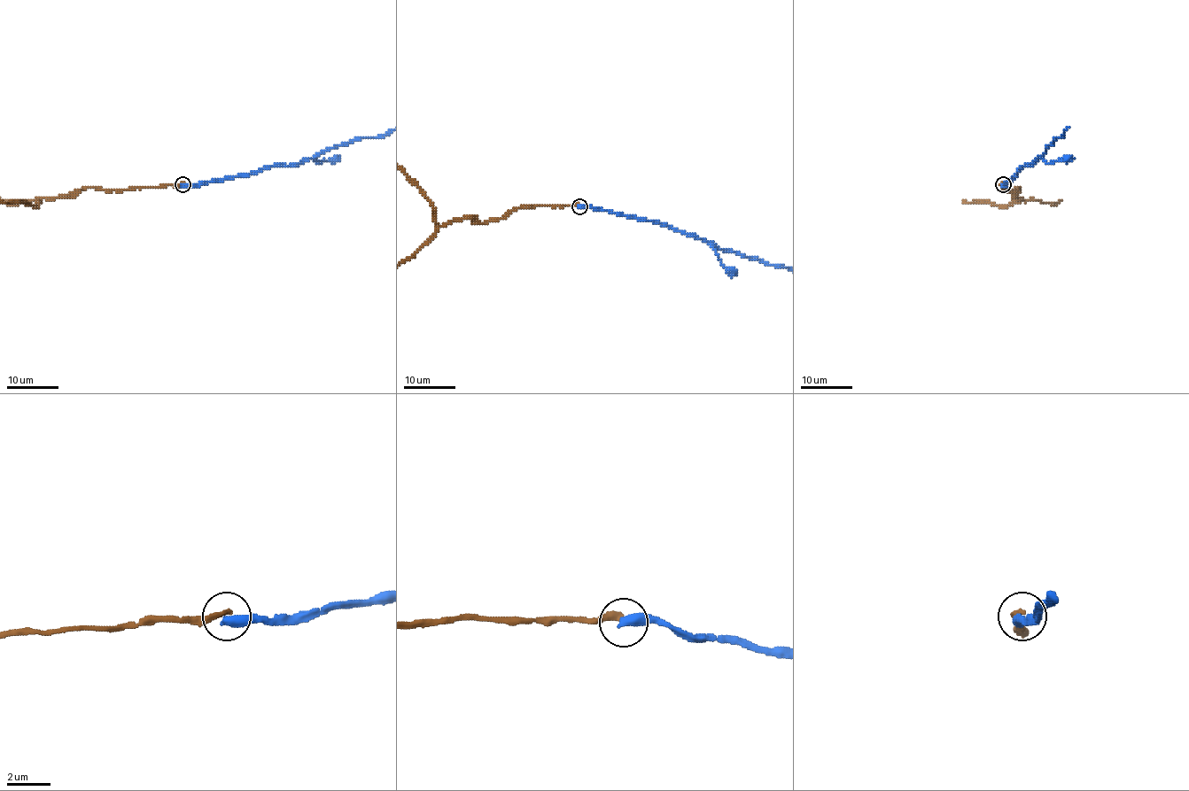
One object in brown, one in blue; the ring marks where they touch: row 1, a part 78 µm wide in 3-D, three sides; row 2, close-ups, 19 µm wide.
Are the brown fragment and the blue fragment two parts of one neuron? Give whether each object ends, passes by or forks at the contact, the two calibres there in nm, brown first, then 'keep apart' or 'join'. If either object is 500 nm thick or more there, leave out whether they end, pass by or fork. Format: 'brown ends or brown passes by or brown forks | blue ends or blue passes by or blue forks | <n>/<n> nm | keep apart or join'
brown ends | blue ends | 280/480 nm | keep apart

